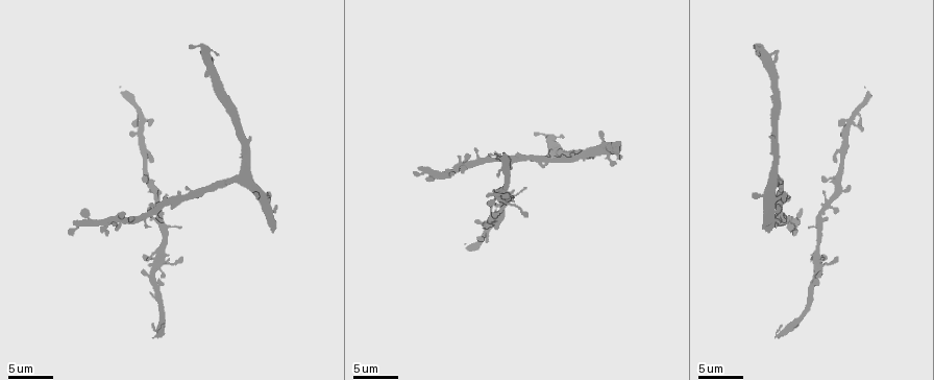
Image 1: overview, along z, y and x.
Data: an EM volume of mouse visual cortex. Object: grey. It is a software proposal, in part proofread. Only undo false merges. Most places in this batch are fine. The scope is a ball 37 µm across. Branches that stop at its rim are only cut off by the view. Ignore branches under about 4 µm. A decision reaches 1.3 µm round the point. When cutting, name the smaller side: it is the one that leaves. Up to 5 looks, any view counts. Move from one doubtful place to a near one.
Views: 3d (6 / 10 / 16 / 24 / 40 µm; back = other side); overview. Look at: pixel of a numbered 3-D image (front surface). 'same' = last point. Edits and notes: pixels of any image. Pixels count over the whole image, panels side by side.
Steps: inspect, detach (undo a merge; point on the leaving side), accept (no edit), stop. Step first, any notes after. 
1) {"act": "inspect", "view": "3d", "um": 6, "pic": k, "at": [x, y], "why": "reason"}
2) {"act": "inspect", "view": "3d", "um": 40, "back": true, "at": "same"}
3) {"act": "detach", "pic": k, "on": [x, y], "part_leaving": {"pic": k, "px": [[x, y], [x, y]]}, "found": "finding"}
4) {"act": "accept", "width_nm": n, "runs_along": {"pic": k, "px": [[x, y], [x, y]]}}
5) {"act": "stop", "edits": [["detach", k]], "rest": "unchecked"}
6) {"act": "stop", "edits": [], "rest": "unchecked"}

{"act": "inspect", "view": "3d", "um": 16, "pic": 1, "at": [162, 231], "why": "three arms meet"}

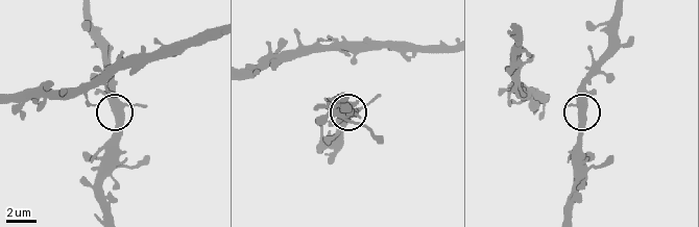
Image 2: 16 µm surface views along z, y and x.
{"act": "accept", "arms": 3, "found": "continuous, no second cell"}

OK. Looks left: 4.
{"act": "inspect", "view": "3d", "um": 6, "pic": 1, "at": [233, 179]}

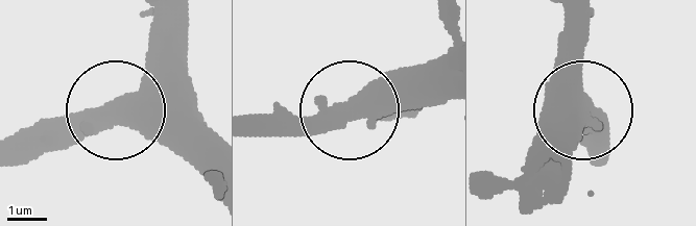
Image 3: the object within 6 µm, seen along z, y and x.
{"act": "inspect", "view": "3d", "um": 6, "back": true, "pic": 3, "at": [116, 114]}

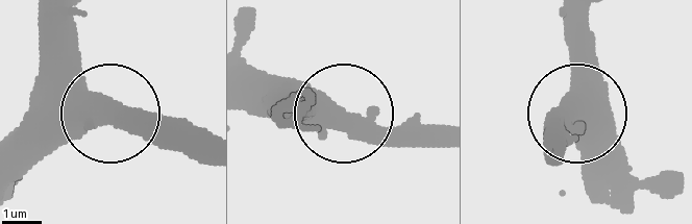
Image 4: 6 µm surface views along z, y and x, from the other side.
{"act": "accept", "width_nm": 560, "found": "one cell here"}

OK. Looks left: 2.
{"act": "inspect", "view": "3d", "um": 6, "pic": 1, "at": [158, 216]}

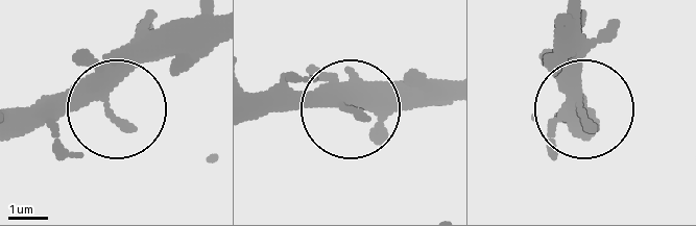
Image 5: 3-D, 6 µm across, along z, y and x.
{"act": "accept", "side_arm_um": 11, "found": "all the same cell"}

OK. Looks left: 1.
{"act": "stop", "edits": [], "rest": "unchecked"}

